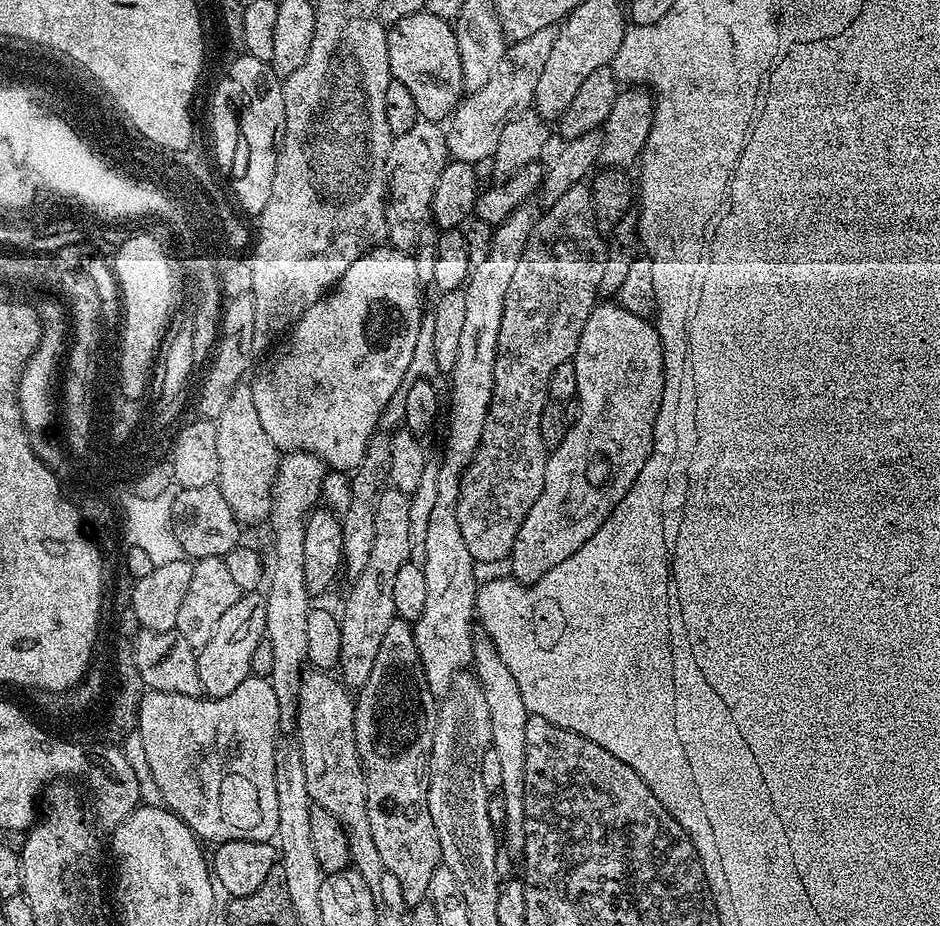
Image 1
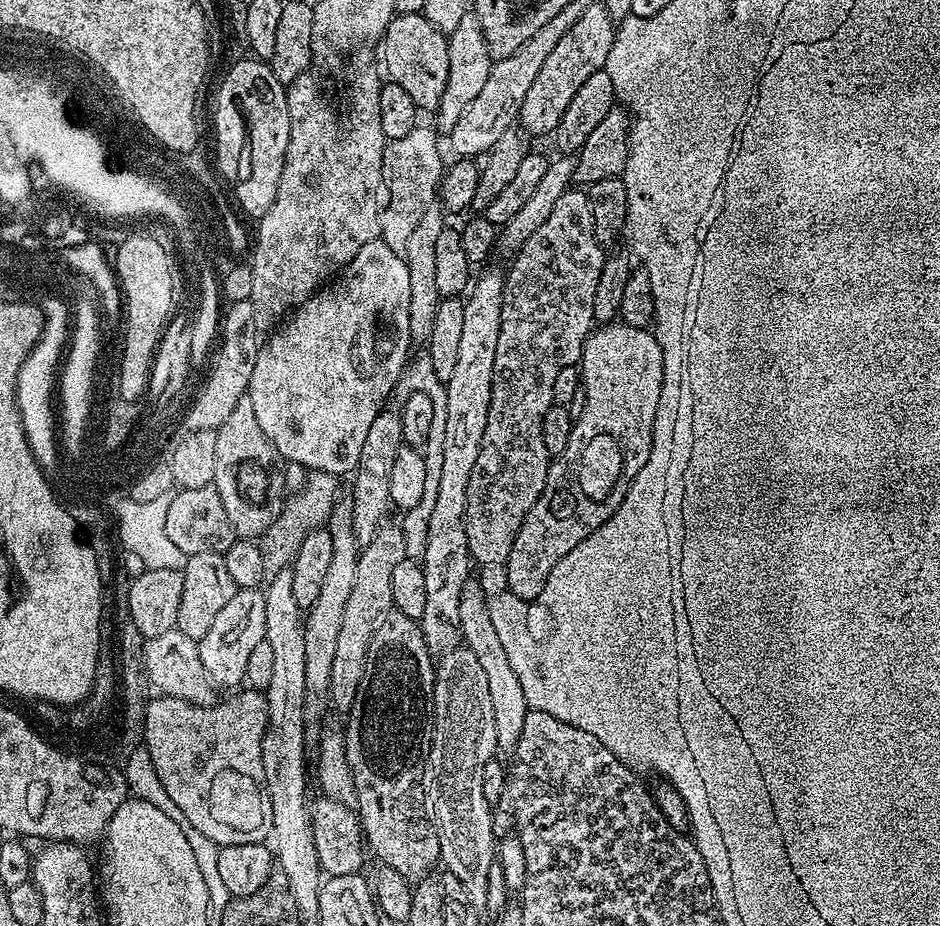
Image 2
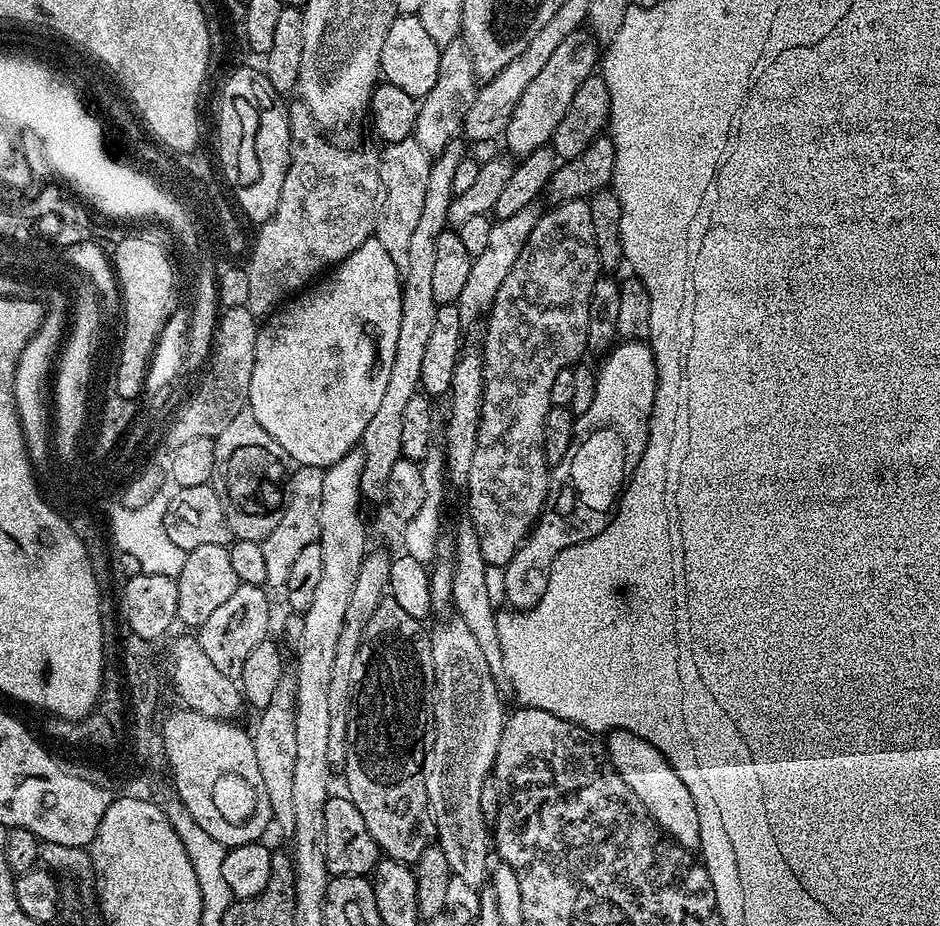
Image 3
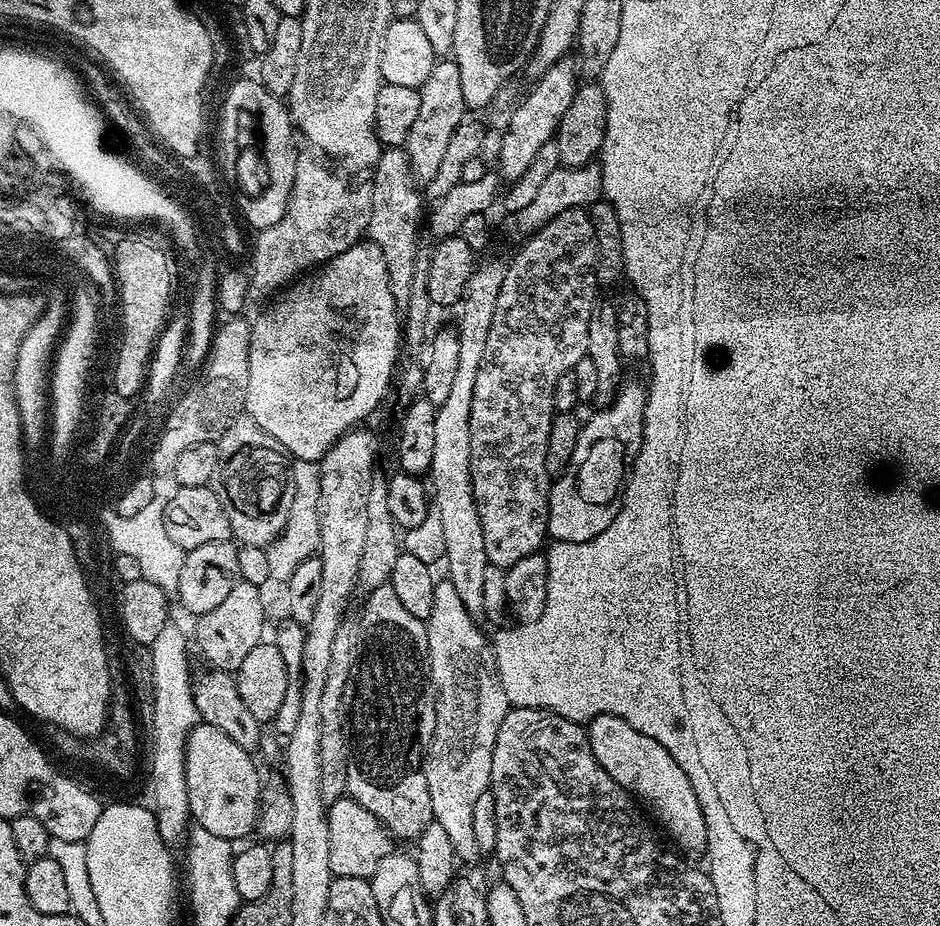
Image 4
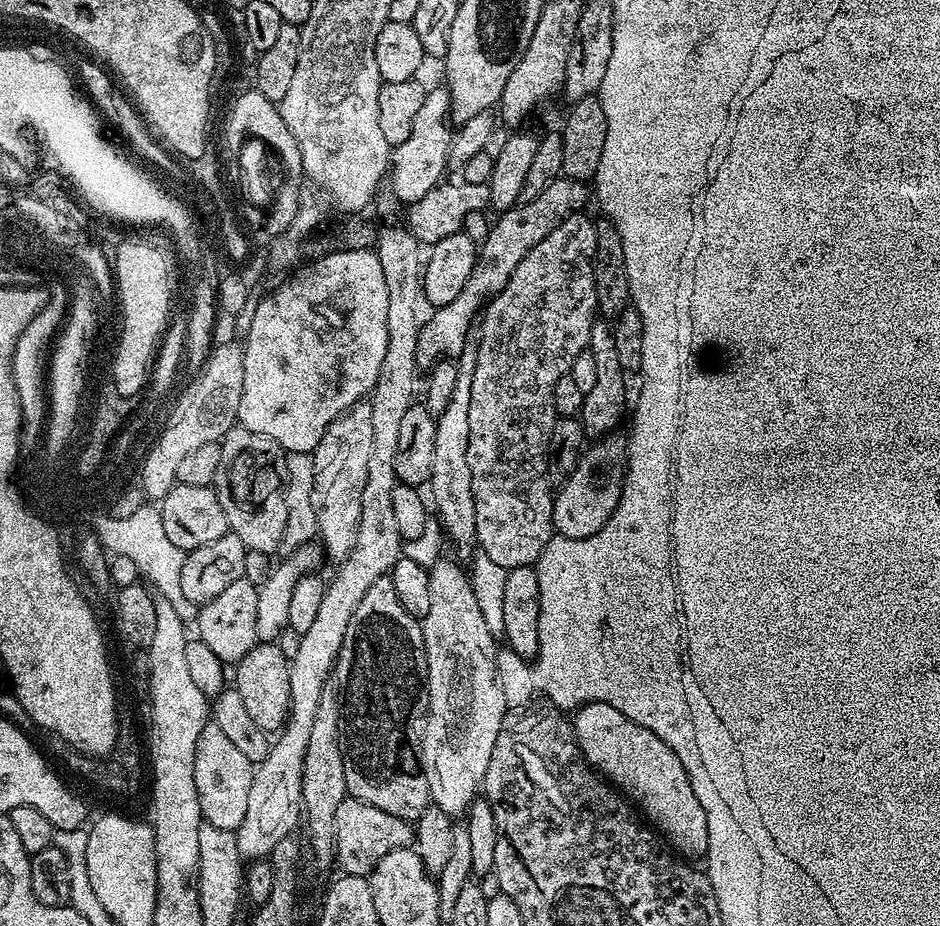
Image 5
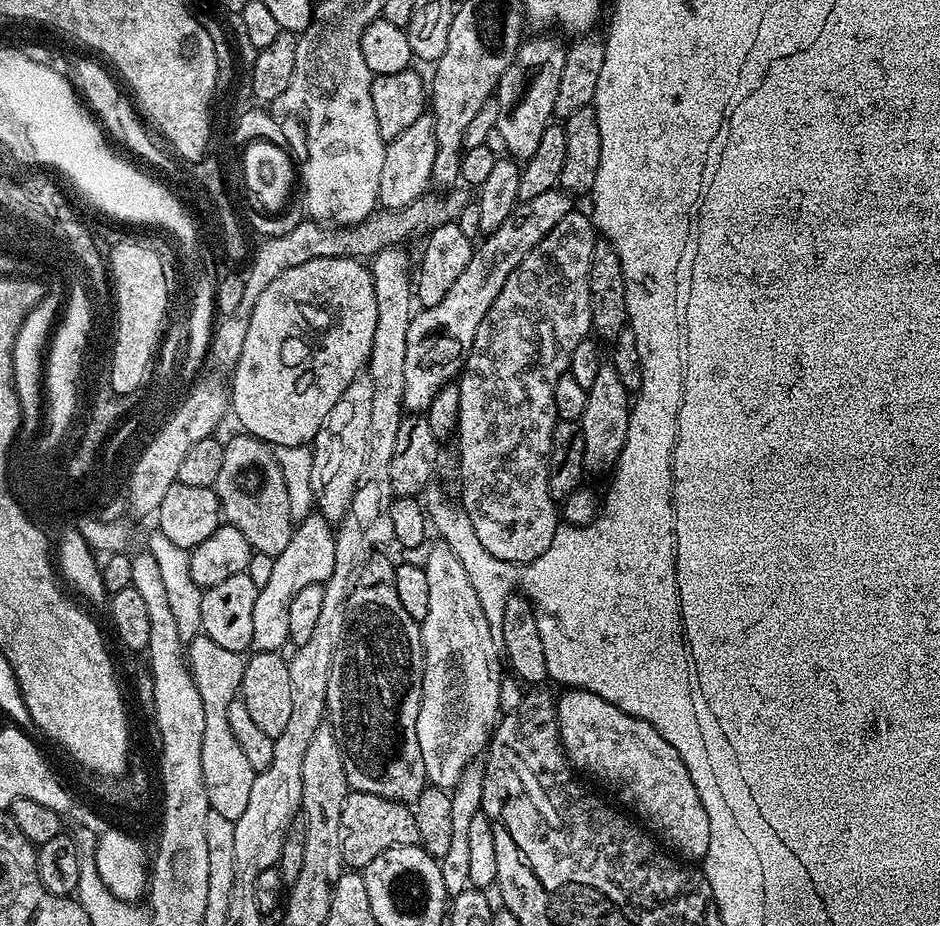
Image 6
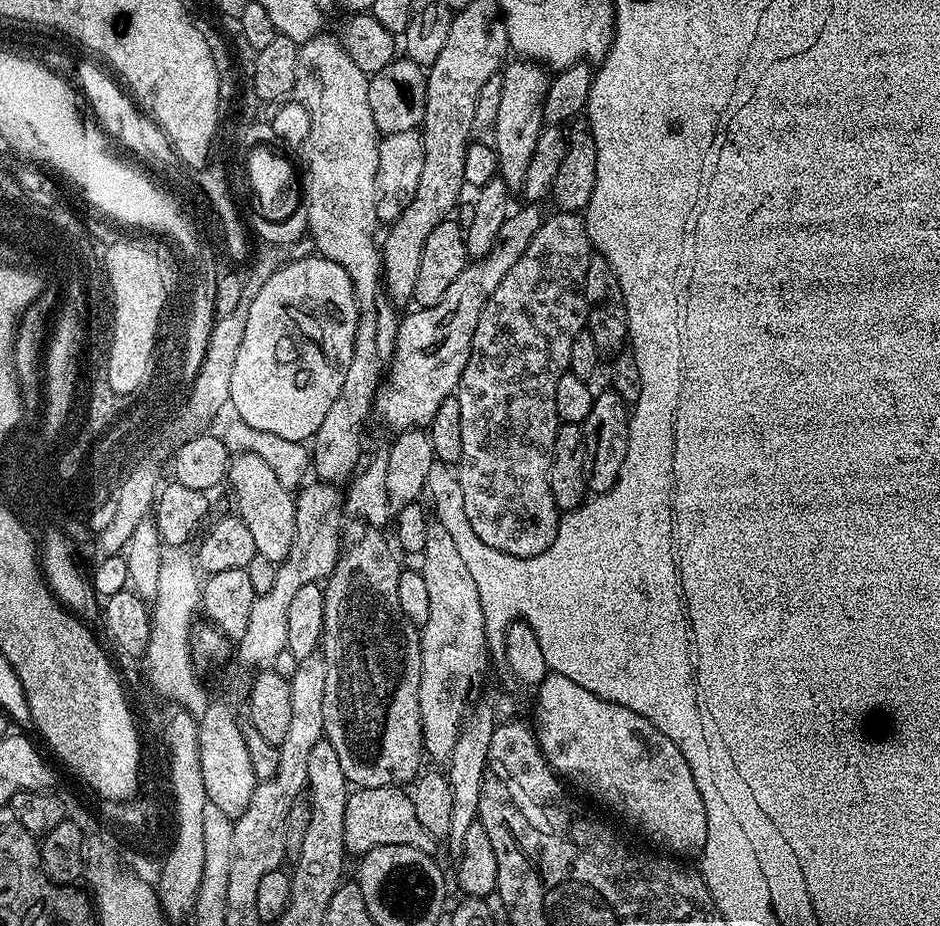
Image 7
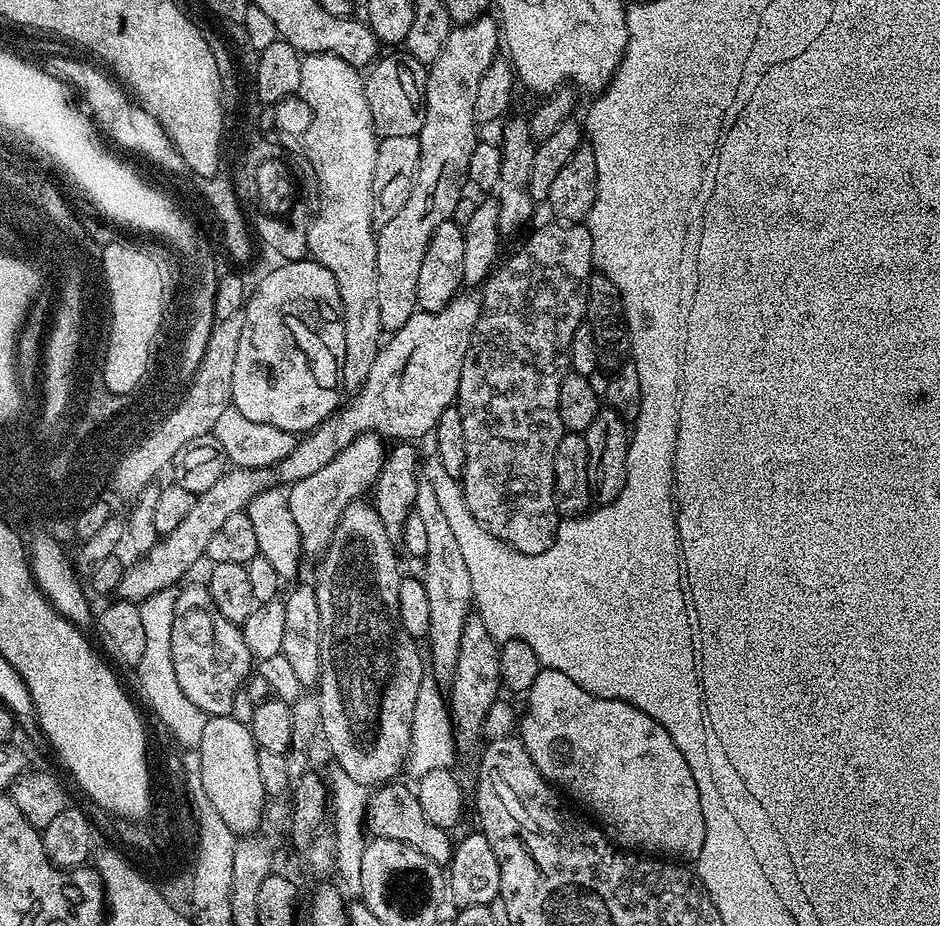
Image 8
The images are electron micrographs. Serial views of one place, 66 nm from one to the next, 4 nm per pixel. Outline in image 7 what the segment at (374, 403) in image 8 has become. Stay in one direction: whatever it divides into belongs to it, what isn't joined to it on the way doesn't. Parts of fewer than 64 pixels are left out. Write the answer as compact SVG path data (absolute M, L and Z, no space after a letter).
M539 205L523 206L518 212L509 213L490 253L469 261L438 306L416 308L401 319L394 354L386 368L386 379L376 393L374 405L375 415L380 415L395 430L424 428L434 414L438 414L438 406L455 393L462 370L466 370L466 362L470 358L478 318L482 318L482 310L490 294L494 294L543 224L544 214L541 214Z

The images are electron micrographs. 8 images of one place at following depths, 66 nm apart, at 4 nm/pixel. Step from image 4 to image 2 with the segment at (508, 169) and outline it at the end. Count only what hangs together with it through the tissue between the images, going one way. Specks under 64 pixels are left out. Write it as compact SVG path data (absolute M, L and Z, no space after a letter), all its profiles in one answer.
M598 2L590 6L582 14L582 18L578 18L578 22L574 22L574 26L566 30L566 34L562 34L558 46L554 46L554 51L546 57L542 70L538 70L538 75L534 77L526 98L522 98L518 124L525 133L555 133L558 122L562 122L562 114L566 114L566 106L570 106L574 94L582 87L582 82L586 82L590 74L604 71L610 46L614 46L616 29L617 25L610 18L603 3Z

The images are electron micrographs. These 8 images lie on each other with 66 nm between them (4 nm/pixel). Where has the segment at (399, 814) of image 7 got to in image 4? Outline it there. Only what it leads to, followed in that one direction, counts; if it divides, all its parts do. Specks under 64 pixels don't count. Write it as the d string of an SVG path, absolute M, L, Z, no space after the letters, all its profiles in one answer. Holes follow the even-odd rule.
M345 794L327 805L330 830L330 870L333 877L348 882L367 881L378 870L378 862L394 851L394 837L388 827L357 800ZM344 876L344 877L340 877Z

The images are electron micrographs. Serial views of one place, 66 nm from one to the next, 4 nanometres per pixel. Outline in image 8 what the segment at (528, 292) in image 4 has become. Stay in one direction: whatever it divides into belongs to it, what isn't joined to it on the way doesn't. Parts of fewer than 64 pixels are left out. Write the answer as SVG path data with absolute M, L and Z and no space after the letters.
M551 223L542 225L509 260L501 259L484 280L480 297L480 317L476 329L472 332L472 344L466 350L466 362L462 362L462 374L456 395L462 414L462 434L466 438L466 466L462 477L466 506L470 514L478 518L478 522L486 526L490 534L494 534L494 538L506 542L522 554L542 554L542 550L550 550L550 546L556 541L556 528L562 519L556 510L556 487L554 486L554 454L558 450L558 442L566 431L562 418L558 414L558 390L562 390L562 378L570 371L569 352L575 331L586 320L584 311L588 305L588 280L594 272L594 247L590 242L587 223Z

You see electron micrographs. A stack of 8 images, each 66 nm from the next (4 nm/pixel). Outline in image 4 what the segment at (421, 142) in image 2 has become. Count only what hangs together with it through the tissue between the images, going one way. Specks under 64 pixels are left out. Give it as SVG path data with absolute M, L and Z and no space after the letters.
M403 147L399 148L384 148L380 153L378 162L374 166L374 171L371 173L372 180L370 179L370 187L372 189L372 209L370 210L370 222L368 223L368 230L366 233L367 239L378 246L378 250L382 250L382 258L386 261L386 275L390 278L390 294L394 294L396 299L397 309L403 310L407 308L410 302L410 286L414 286L414 262L416 261L416 254L418 251L418 245L416 245L416 235L419 234L420 228L422 232L422 212L420 216L420 196L422 200L422 192L418 187L417 181L414 179L412 174L412 163L408 160L408 153Z

